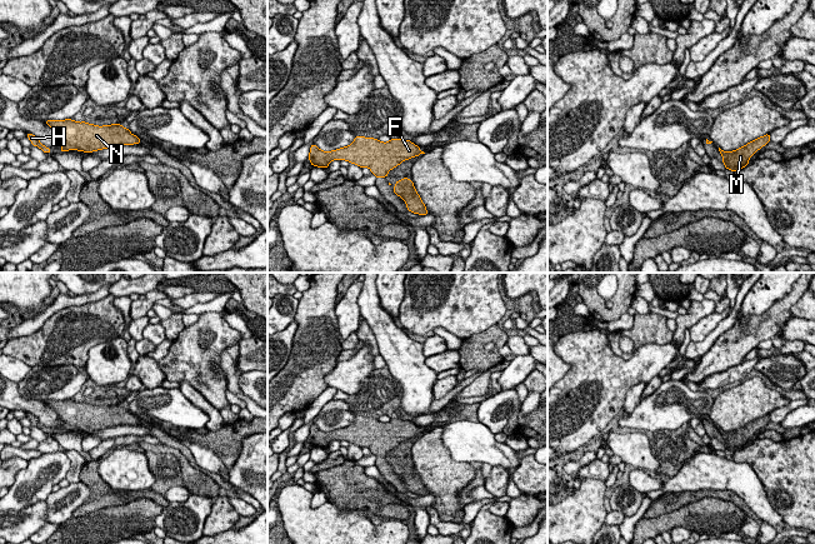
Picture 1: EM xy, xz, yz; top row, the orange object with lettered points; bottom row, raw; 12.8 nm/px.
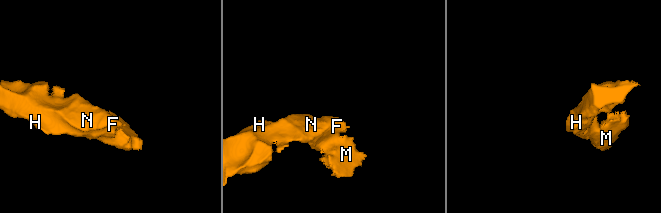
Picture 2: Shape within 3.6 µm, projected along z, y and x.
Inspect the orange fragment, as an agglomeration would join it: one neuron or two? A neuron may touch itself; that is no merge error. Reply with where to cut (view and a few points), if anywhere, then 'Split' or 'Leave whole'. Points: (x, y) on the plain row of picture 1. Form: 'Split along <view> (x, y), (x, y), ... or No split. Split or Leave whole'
No split. Leave whole

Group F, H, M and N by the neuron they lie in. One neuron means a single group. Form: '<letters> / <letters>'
F H M N

